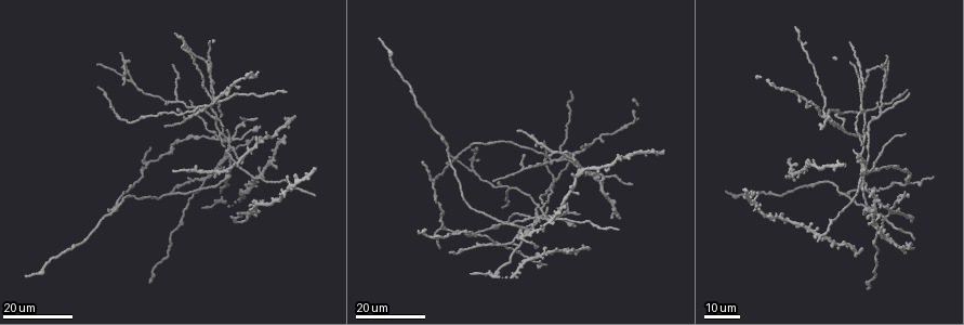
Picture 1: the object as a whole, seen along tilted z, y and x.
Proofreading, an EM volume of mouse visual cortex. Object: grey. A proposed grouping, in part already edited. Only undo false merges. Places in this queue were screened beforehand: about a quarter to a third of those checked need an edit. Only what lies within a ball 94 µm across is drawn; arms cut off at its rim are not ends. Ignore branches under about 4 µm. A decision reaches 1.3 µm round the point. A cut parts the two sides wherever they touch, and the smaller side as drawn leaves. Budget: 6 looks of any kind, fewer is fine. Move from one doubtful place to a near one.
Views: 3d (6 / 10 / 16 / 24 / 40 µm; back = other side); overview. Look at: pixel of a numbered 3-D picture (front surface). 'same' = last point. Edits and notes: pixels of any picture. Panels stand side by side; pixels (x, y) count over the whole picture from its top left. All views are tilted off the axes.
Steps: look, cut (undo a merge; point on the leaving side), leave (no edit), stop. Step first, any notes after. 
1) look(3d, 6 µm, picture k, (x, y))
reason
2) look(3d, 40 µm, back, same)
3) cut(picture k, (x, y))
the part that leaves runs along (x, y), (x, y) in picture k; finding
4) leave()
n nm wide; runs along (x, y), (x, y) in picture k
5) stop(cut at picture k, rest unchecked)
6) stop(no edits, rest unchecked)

look(3d, 24 µm, picture 1, (509, 188))
three-way junction

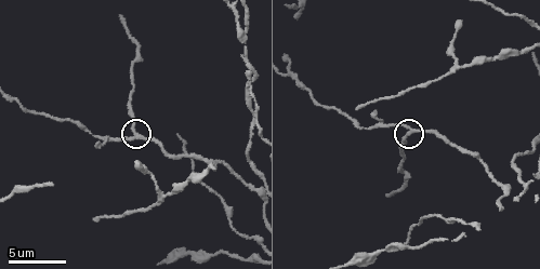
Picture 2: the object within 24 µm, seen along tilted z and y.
look(3d, 6 µm, picture 2, (410, 132))

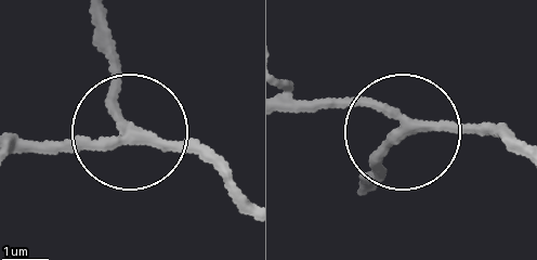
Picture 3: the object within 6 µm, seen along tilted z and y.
look(3d, 6 µm, back, picture 3, (126, 131))

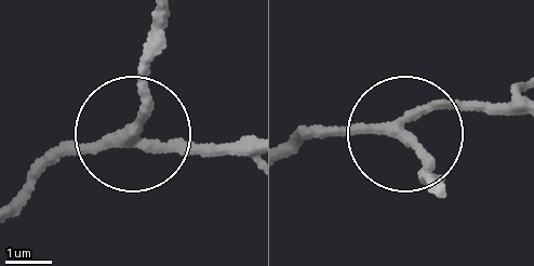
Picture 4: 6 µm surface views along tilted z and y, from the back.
leave()
side arm 14 µm; 3 arms; one neuron here

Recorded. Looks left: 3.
look(3d, 10 µm, picture 2, (288, 72))

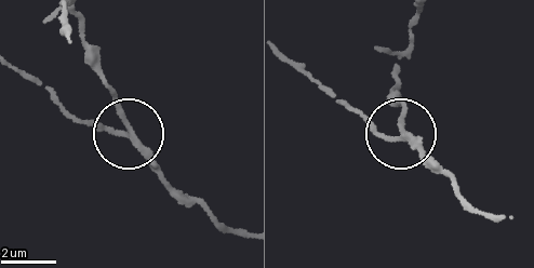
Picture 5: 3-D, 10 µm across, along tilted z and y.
look(3d, 10 µm, back, picture 5, (125, 126))
other side

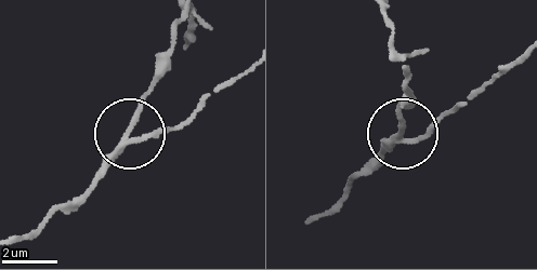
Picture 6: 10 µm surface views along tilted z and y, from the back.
cut(picture 6, (135, 118))
side arm 13 µm; the part that leaves runs along (117, 151), (178, 19) in picture 6; a second neuron is stuck on

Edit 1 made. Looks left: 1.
stop(cut at picture 6, rest unchecked)

